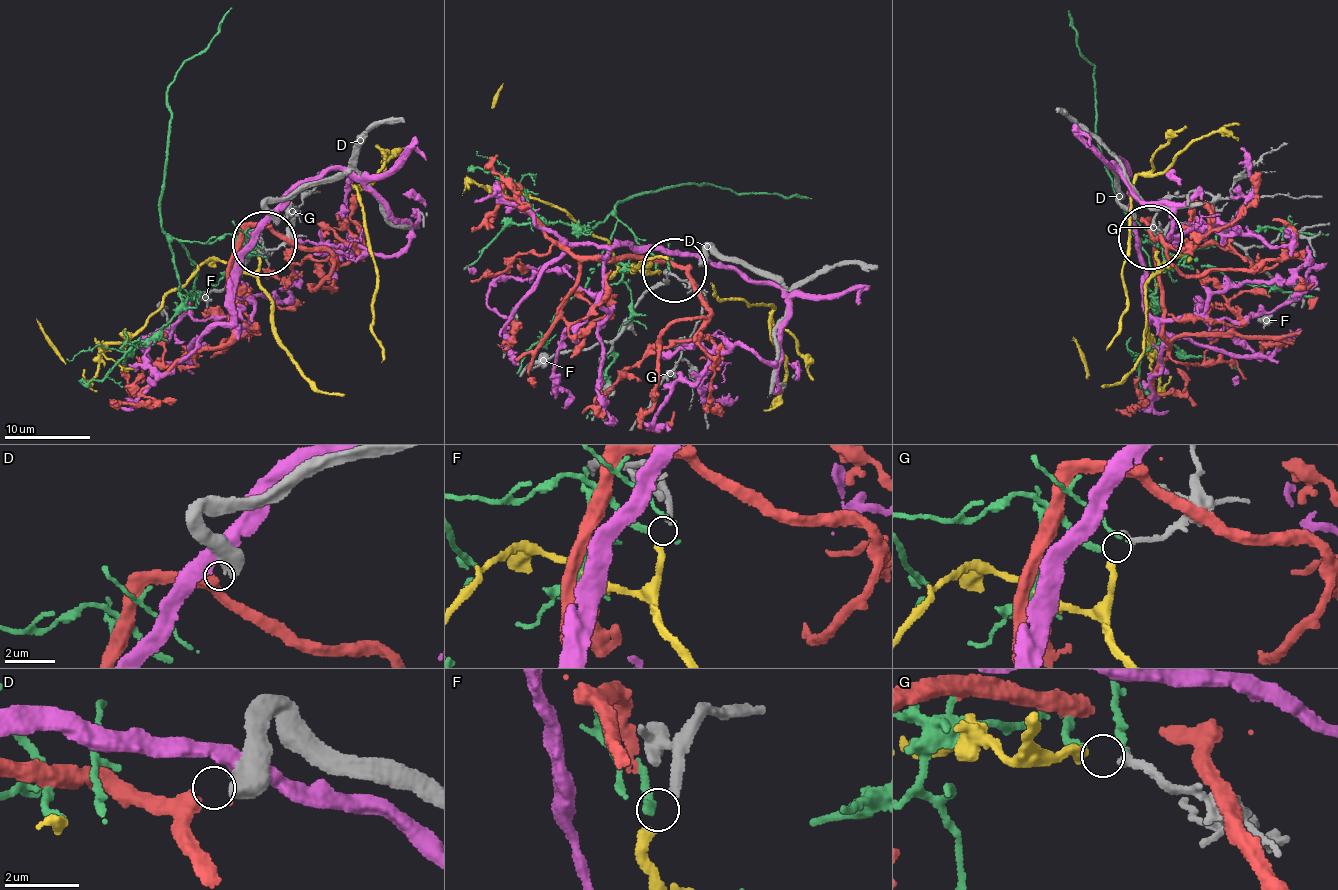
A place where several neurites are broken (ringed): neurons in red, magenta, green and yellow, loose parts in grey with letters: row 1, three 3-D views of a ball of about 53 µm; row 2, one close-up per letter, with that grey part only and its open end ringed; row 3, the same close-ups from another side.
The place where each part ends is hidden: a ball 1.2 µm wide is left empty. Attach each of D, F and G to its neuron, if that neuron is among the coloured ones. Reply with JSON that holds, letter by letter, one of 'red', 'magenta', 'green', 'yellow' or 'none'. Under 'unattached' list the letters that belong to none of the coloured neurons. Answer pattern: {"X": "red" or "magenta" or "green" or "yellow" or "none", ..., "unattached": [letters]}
{"D": "red", "F": "yellow", "G": "green", "unattached": []}

